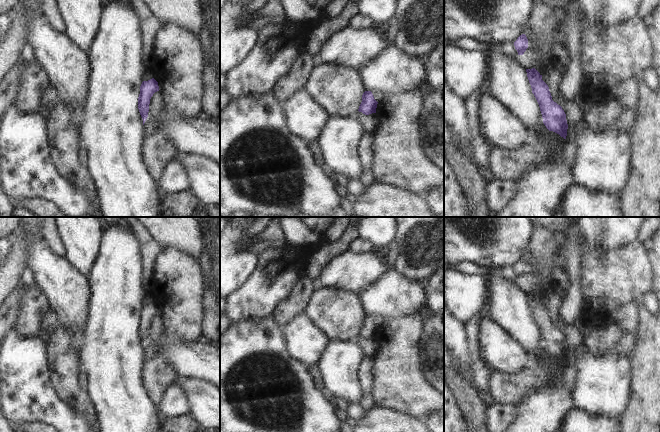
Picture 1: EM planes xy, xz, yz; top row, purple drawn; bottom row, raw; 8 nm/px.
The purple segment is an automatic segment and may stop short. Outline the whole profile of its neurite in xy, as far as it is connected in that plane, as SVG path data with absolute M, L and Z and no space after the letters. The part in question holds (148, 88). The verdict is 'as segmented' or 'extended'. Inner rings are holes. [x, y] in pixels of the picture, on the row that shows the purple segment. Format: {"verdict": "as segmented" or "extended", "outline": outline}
{"verdict": "as segmented", "outline": "M152 78L143 81L140 86L140 94L138 97L138 109L143 119L143 125L148 117L150 99L155 92L159 91L158 82Z"}

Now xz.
{"verdict": "as segmented", "outline": "M365 91L362 95L362 102L359 106L358 111L365 115L376 113L378 102L374 99L371 91Z"}

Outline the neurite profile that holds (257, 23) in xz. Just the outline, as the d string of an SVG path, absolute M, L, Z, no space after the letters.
M263 16L256 17L246 22L245 27L252 28L254 30L259 30L264 26L275 26L282 24L286 18L284 17L273 17L273 16Z

